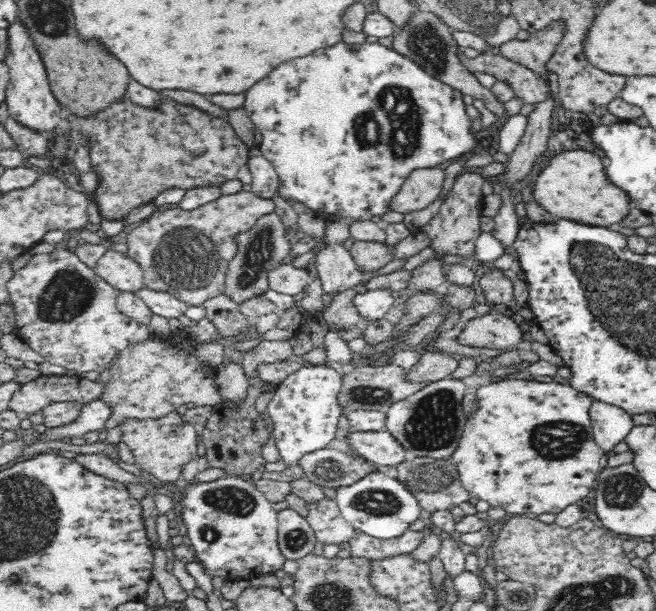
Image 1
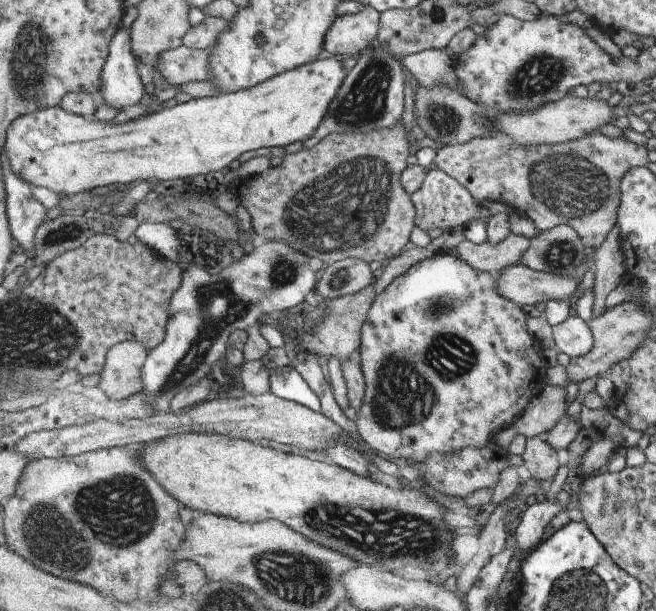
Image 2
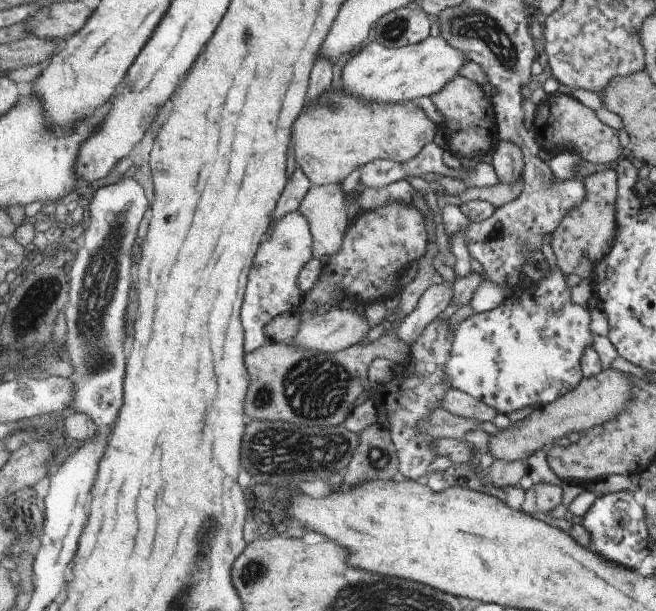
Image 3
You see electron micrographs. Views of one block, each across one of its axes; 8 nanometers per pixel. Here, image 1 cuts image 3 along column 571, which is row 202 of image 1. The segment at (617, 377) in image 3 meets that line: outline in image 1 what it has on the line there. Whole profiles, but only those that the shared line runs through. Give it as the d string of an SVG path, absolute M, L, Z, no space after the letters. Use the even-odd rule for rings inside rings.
M442 167L413 170L400 185L398 194L390 200L389 210L408 214L430 206L439 196L443 180Z

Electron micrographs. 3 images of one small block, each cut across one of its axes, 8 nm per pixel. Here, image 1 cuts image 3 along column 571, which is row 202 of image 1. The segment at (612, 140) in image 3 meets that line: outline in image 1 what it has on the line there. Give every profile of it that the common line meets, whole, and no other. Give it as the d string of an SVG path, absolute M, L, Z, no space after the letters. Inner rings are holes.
M124 100L122 104L110 102L106 110L98 110L96 114L86 114L86 120L70 118L70 122L64 126L90 134L90 148L92 148L88 150L90 161L92 161L92 169L100 173L101 179L101 186L94 192L95 200L101 216L112 222L122 220L134 208L152 202L169 188L190 190L192 187L202 185L220 186L226 180L234 180L240 167L249 162L253 153L228 121L220 117L212 117L190 106L176 104L174 100L168 100L156 110L138 108L135 102L132 106L128 100Z

